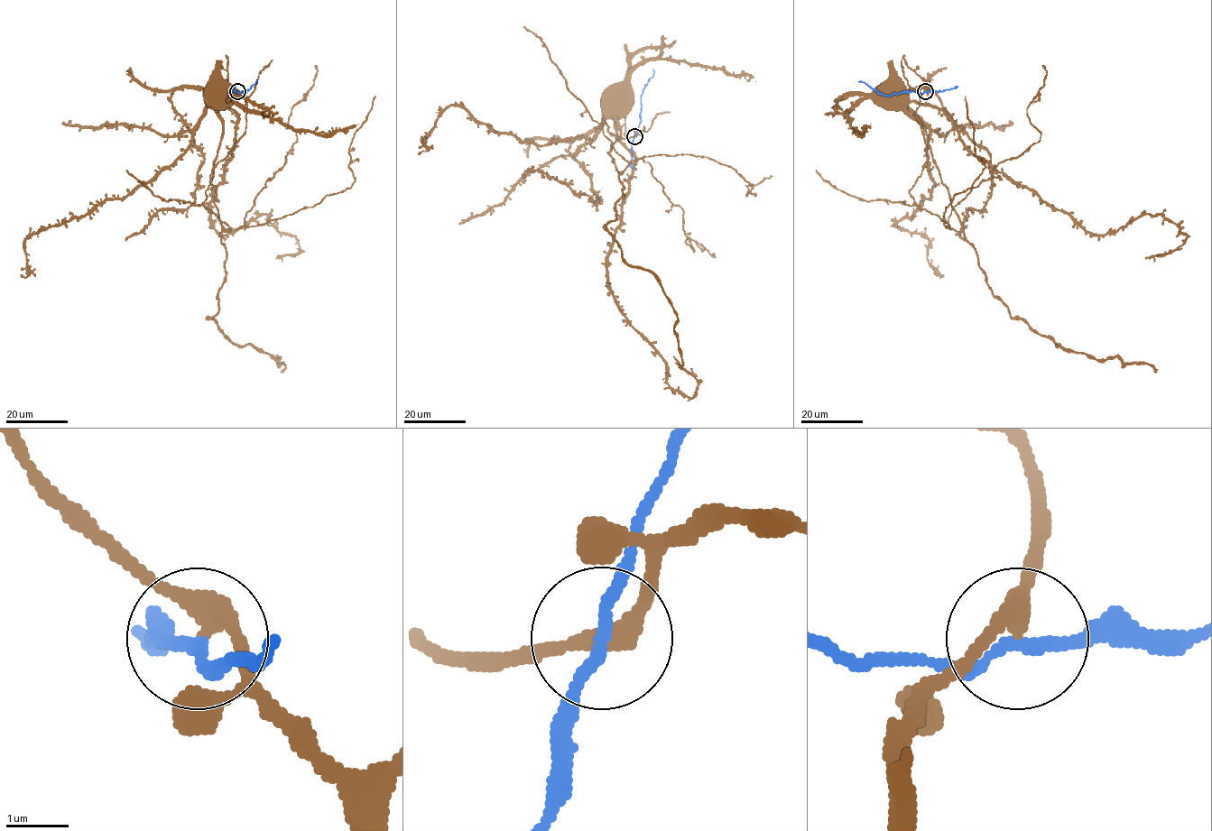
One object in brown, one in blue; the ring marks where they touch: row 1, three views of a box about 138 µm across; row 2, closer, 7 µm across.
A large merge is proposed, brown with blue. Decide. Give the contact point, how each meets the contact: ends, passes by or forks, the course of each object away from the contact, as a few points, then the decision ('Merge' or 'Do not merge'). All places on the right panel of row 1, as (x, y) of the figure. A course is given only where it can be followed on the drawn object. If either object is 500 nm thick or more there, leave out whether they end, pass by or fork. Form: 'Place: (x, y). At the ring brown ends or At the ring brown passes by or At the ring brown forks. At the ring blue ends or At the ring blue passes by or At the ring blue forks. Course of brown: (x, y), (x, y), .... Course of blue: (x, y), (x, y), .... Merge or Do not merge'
Place: (925, 91). At the ring brown passes by. At the ring blue passes by. Course of brown: (926, 91), (915, 115), (927, 161), (910, 194), (959, 231), (926, 130), (886, 90). Course of blue: (926, 91), (884, 96), (858, 81). Do not merge

